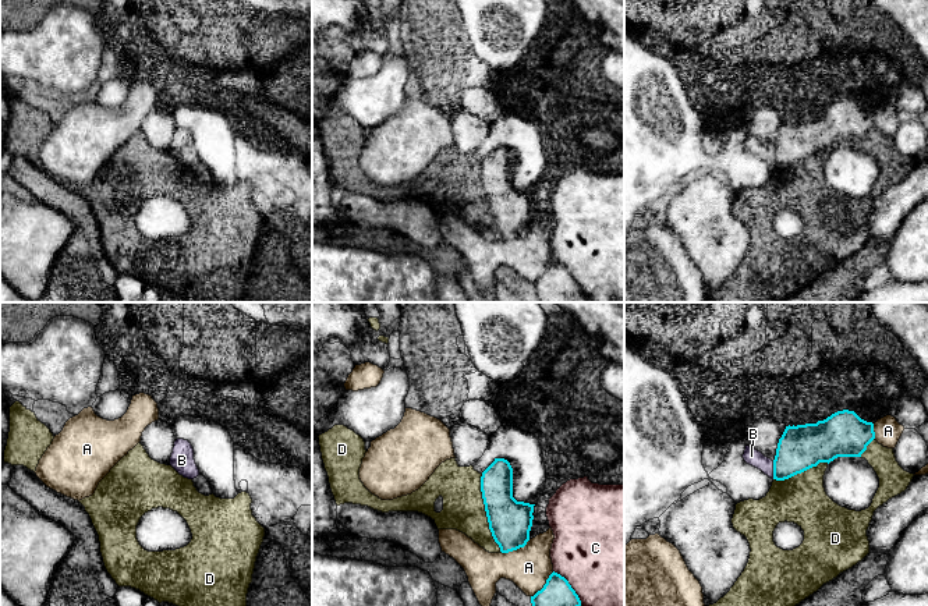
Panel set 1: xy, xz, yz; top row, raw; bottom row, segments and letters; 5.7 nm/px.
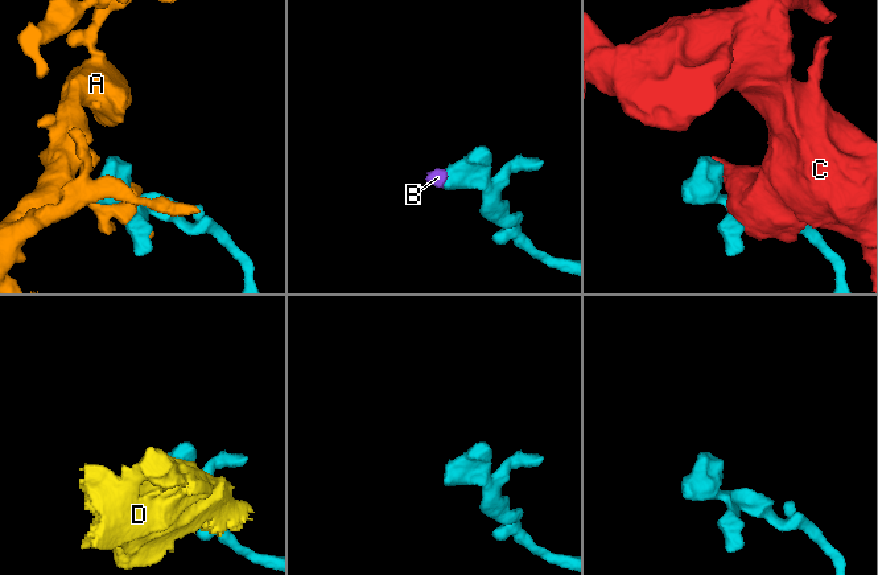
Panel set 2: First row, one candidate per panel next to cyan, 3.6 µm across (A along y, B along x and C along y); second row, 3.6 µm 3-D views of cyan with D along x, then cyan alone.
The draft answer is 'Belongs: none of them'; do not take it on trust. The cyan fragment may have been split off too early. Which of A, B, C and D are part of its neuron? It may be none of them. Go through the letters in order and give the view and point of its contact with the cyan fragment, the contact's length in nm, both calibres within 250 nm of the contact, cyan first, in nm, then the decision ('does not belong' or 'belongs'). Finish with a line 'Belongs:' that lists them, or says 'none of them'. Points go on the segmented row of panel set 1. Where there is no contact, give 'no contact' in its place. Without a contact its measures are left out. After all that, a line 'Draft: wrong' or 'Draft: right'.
A: contact xz (516, 549); length 190 nm; calibres 240 and 240 nm; does not belong
B: contact yz (774, 470); length 100 nm; calibres 260 and 90 nm; belongs
C: contact xz (570, 585); length 260 nm; calibres 160 and 500 nm; does not belong
D: contact xz (486, 513); length 480 nm; calibres 240 and 240 nm; does not belong
Belongs: B
Draft: wrong

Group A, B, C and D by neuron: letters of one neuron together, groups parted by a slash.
A / B / C / D

